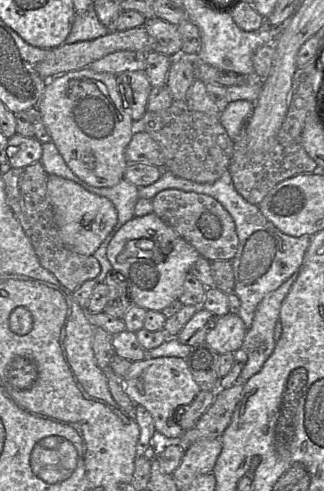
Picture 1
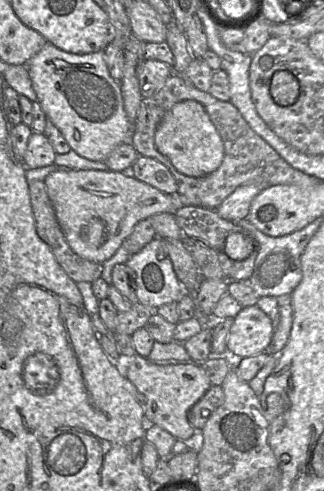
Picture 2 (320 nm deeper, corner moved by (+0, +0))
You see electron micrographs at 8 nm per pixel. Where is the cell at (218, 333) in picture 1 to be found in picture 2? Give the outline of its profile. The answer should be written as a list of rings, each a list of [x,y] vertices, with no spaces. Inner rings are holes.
[[[257,305],[243,307],[233,318],[227,340],[232,360],[269,352],[274,327],[269,316]]]

